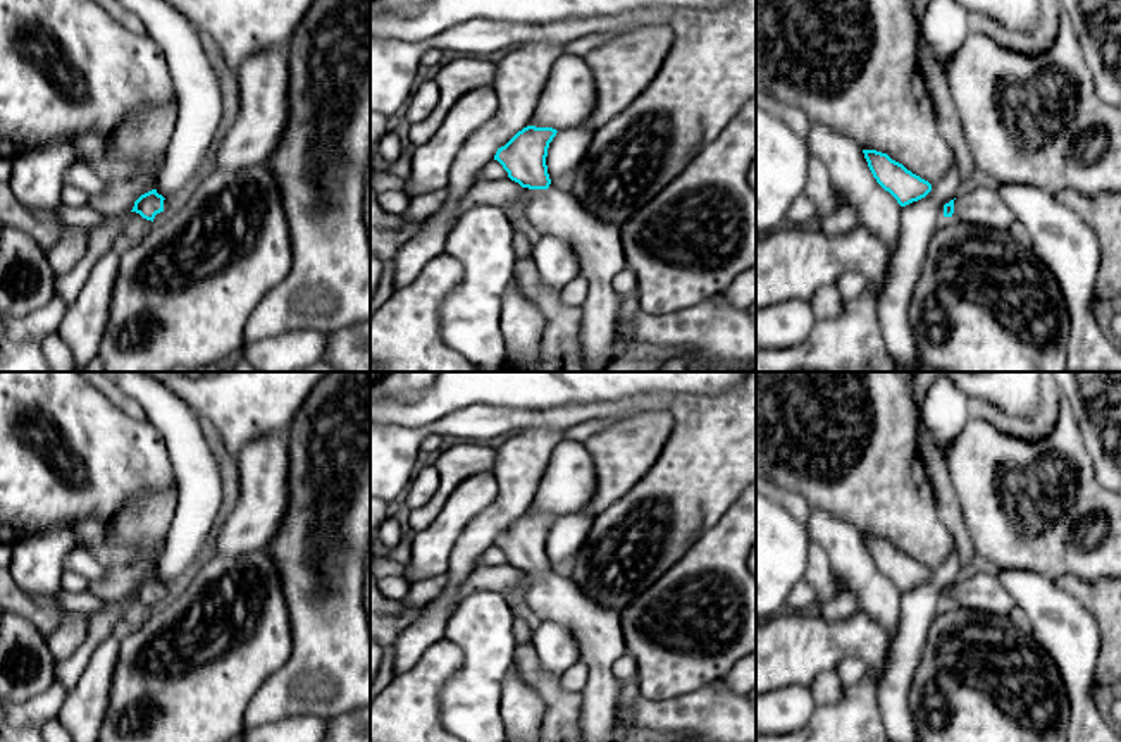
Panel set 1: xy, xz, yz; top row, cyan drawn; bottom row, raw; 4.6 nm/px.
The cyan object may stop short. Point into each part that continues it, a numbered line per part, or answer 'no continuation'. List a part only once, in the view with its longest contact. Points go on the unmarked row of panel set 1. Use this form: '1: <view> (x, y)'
1: xz (546, 598)

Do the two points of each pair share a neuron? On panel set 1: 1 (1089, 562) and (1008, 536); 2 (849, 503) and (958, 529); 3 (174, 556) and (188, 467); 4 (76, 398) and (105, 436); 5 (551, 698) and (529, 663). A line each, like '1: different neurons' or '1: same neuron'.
1: same neuron
2: different neurons
3: same neuron
4: same neuron
5: same neuron

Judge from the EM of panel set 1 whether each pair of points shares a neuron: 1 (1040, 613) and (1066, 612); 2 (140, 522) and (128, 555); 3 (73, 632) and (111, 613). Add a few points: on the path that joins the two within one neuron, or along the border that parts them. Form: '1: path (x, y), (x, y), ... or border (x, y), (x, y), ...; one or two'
1: path (1047, 613), (1059, 613); one
2: border (105, 537), (114, 544), (142, 548), (164, 544); two
3: border (88, 632), (85, 641); two

